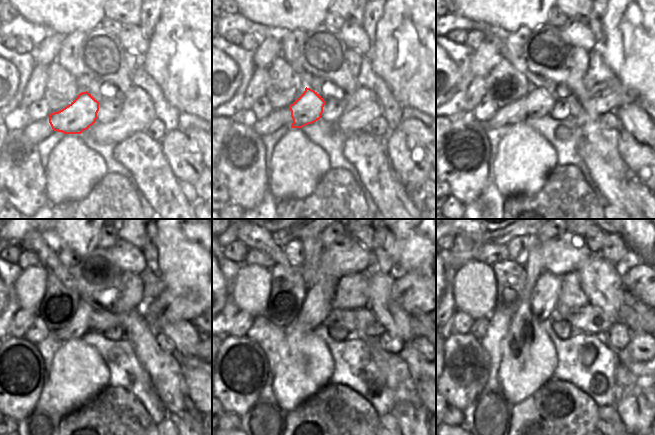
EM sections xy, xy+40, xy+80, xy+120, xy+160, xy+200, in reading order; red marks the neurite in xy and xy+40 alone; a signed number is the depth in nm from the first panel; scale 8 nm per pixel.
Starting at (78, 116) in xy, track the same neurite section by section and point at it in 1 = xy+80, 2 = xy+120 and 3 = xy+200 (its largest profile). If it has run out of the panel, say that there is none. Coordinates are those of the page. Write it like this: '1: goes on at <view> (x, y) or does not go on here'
1: goes on at xy+80 (539, 104)
2: goes on at xy+120 (99, 321)
3: goes on at xy+200 (588, 313)

